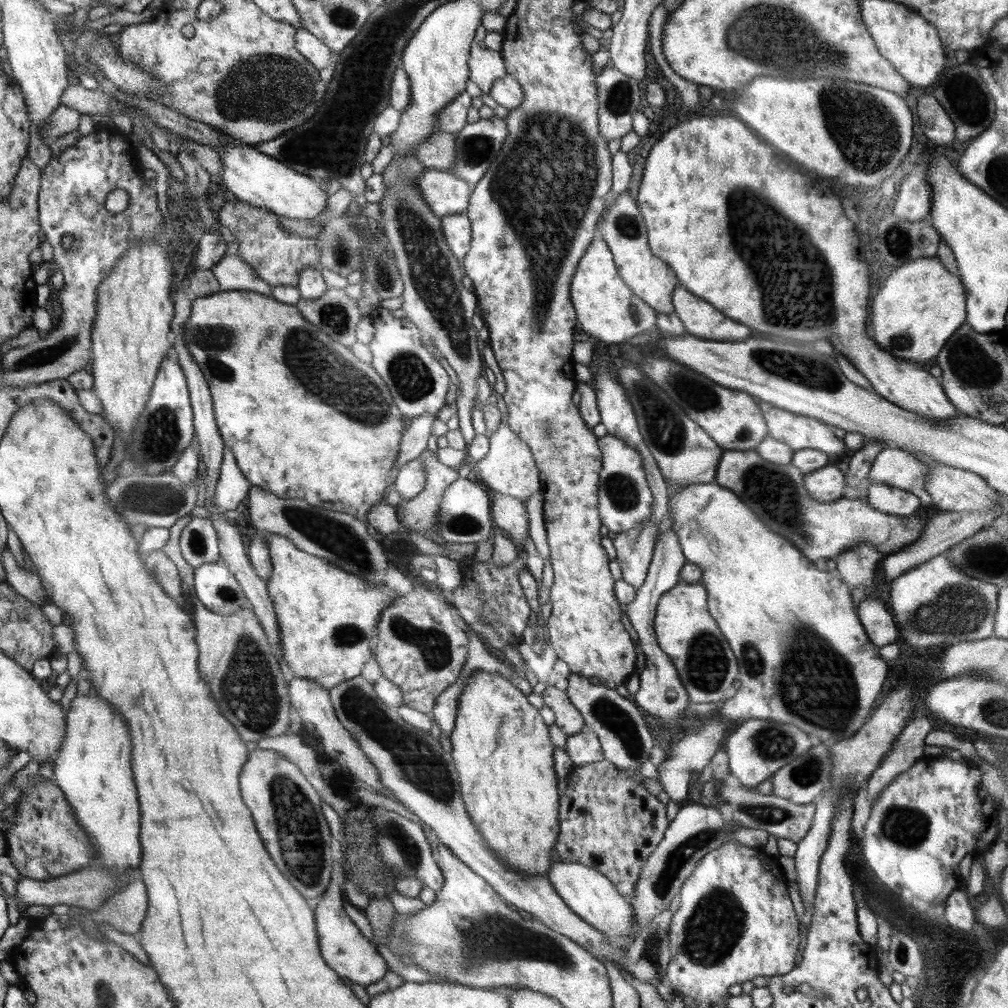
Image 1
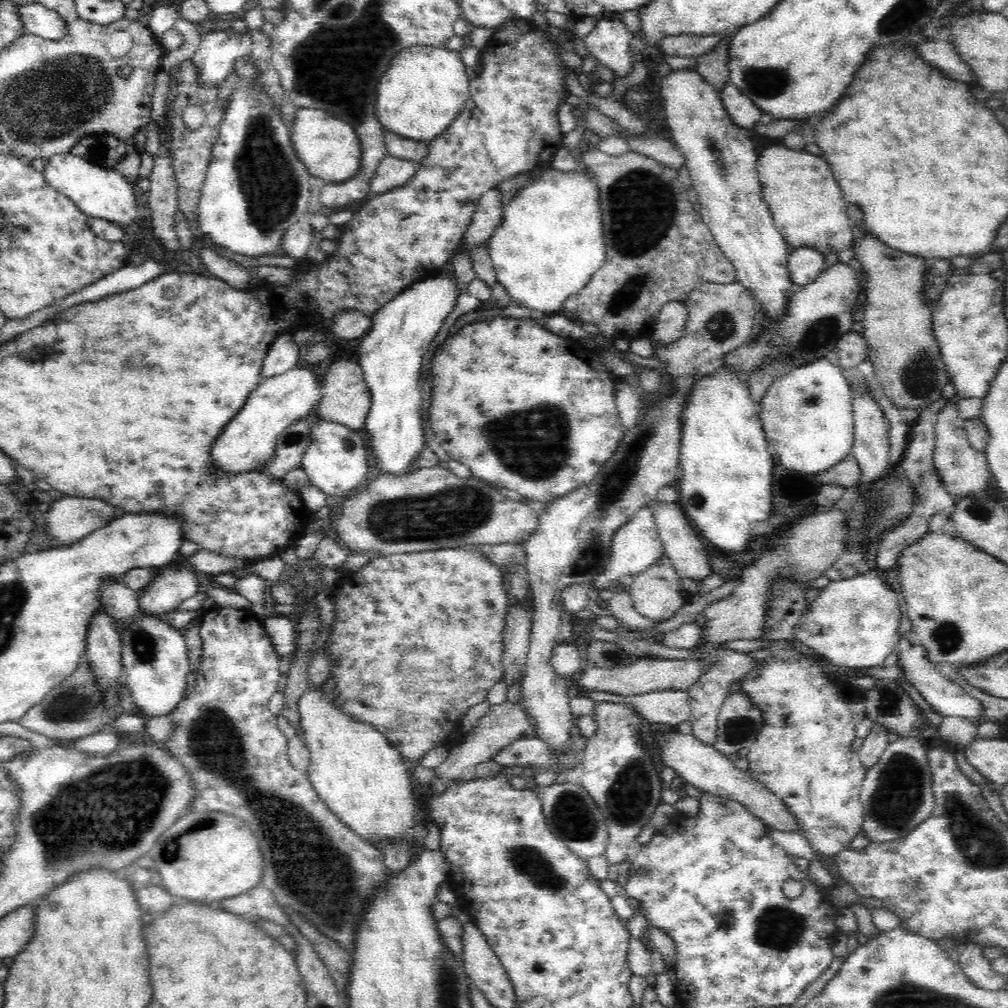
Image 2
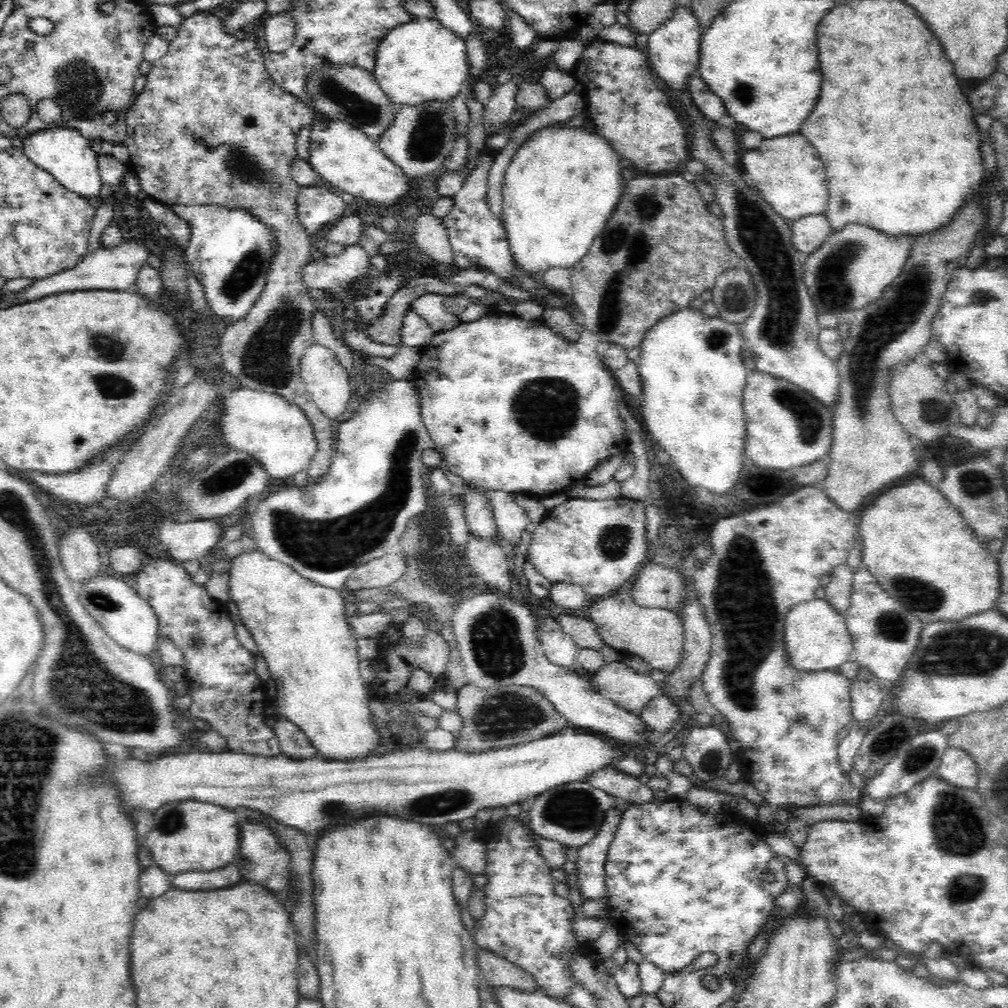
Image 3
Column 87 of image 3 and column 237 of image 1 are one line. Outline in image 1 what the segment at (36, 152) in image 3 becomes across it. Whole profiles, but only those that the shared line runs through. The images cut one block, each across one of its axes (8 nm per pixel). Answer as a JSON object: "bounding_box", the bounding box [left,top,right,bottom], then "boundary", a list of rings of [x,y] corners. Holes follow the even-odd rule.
{"bounding_box":[218,133,329,219],"boundary":[[[223,133],[221,150],[218,151],[220,174],[224,186],[238,200],[291,219],[314,219],[326,209],[329,194],[322,190],[317,179],[292,170],[286,163],[259,152],[254,145]]]}

